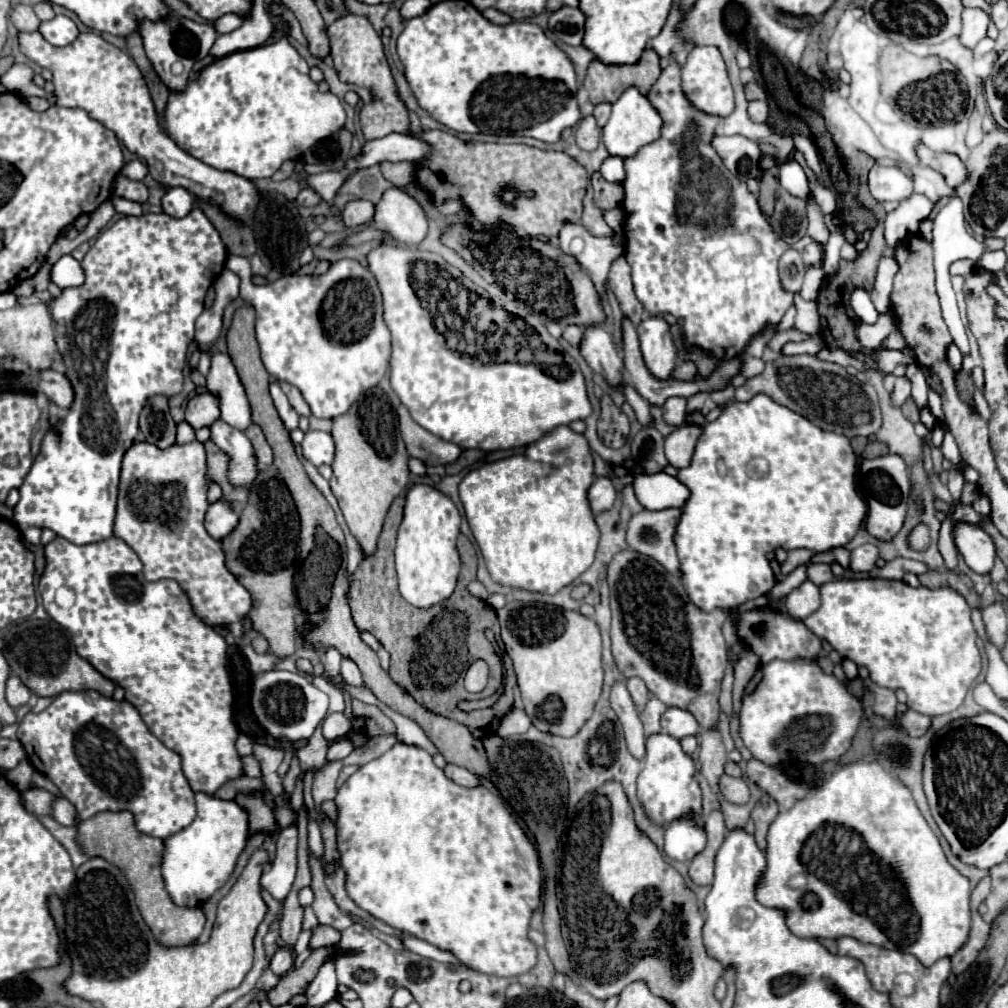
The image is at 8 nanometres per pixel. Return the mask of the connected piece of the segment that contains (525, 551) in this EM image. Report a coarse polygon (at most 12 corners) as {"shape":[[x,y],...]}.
{"shape":[[559,427],[459,483],[493,581],[593,563],[589,441]]}

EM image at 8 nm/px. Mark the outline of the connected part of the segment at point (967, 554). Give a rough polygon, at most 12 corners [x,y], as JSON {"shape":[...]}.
{"shape":[[957,523],[955,547],[979,575],[997,559],[993,539],[977,525]]}

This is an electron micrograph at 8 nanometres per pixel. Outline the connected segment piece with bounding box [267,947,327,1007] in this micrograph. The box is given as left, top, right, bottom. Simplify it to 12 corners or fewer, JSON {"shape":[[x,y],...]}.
{"shape":[[325,947],[311,951],[301,967],[293,969],[267,993],[273,1007],[305,993]]}

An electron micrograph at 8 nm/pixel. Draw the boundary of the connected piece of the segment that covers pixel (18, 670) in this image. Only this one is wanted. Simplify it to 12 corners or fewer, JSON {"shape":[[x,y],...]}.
{"shape":[[53,619],[7,627],[3,655],[41,697],[115,683]]}

